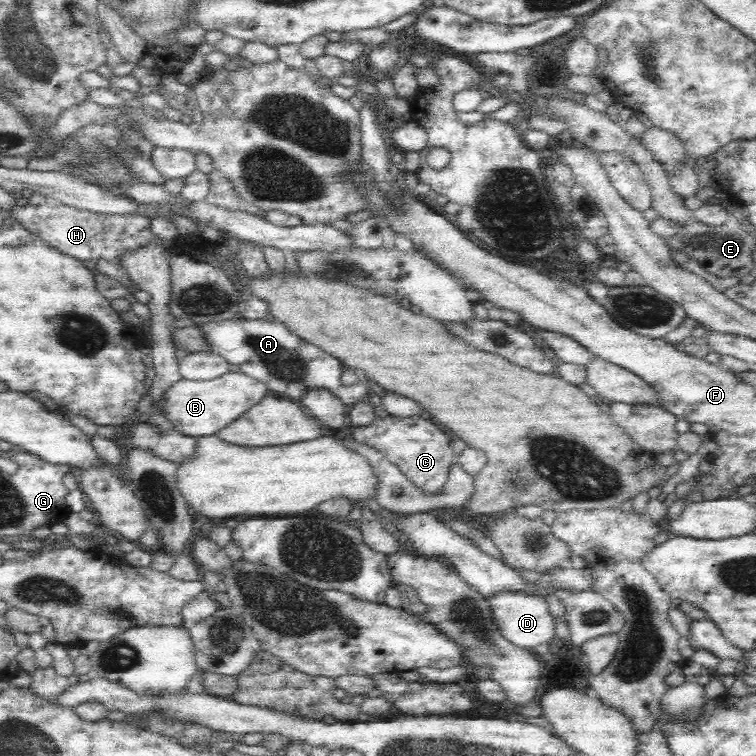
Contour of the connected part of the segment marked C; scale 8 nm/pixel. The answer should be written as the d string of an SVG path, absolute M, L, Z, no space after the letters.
M392 416L375 417L366 426L352 427L351 440L366 444L382 453L392 464L395 464L402 475L419 491L426 495L436 496L442 492L447 476L452 471L456 458L450 449L450 438L443 428L436 428L432 422L420 416Z

